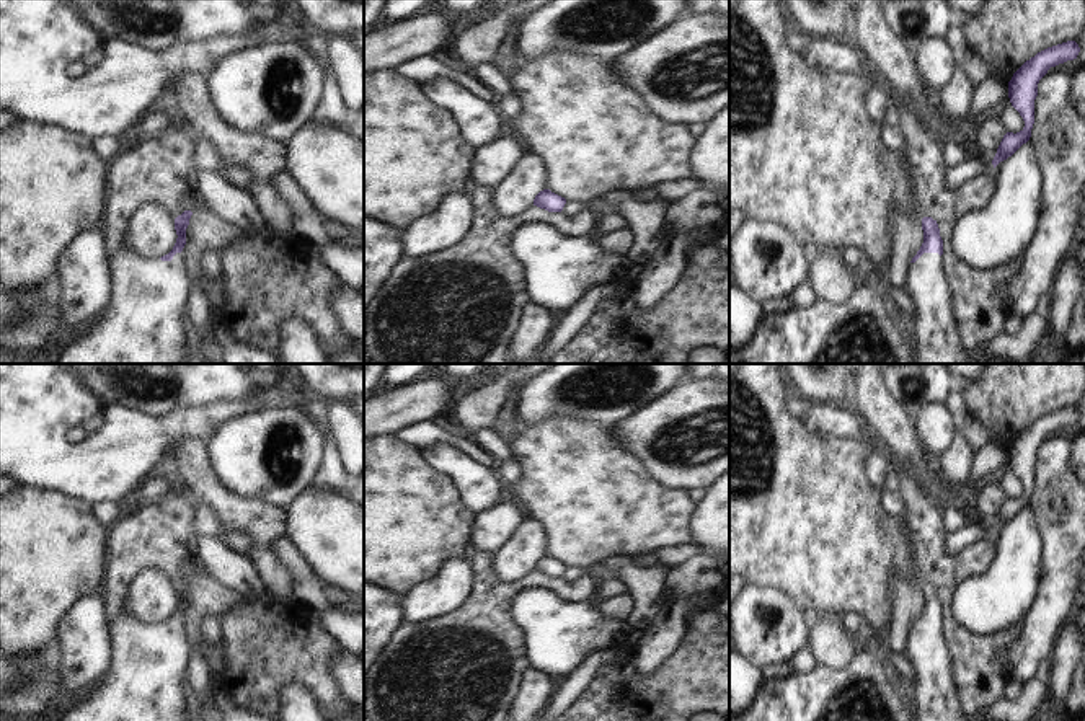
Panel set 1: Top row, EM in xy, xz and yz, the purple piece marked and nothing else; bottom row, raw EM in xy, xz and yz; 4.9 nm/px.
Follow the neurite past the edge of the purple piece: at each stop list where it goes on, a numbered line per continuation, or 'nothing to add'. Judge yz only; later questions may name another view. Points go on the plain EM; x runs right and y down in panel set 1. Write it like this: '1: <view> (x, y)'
1: yz (937, 697)

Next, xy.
1: xy (149, 661)

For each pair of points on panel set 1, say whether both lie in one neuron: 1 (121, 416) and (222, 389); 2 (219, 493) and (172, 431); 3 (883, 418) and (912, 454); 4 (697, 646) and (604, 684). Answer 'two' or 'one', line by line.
1: two
2: two
3: one
4: one

